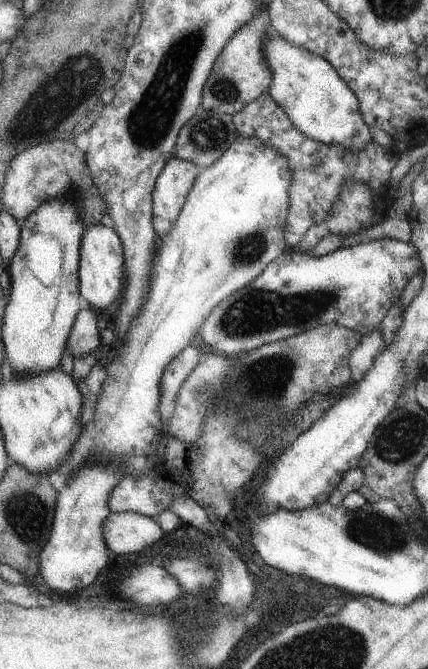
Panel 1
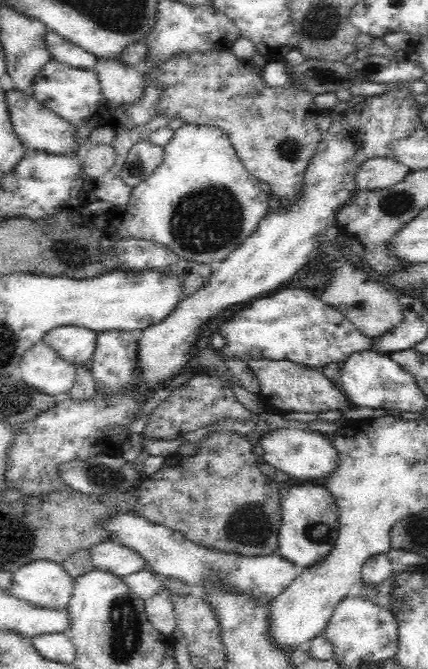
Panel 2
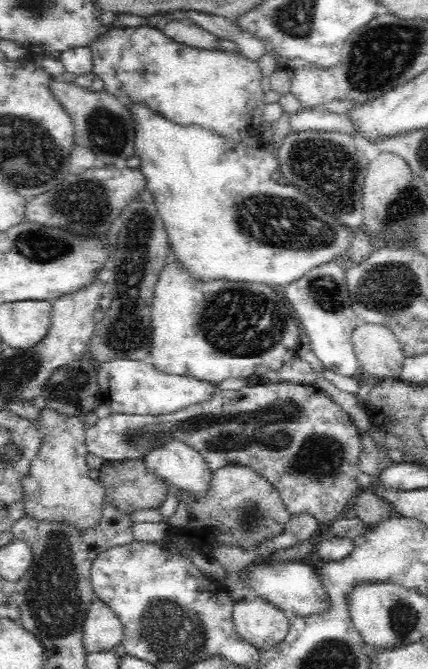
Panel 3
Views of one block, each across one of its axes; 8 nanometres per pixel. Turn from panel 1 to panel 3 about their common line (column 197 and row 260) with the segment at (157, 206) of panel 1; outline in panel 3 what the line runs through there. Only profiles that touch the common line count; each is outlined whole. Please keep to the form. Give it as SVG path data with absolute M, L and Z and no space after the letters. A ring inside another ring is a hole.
M172 251L155 284L151 330L148 360L156 370L218 385L226 378L275 373L297 355L303 334L291 304L270 286L224 279L202 282L179 266ZM242 328L248 328L248 336L234 336Z

